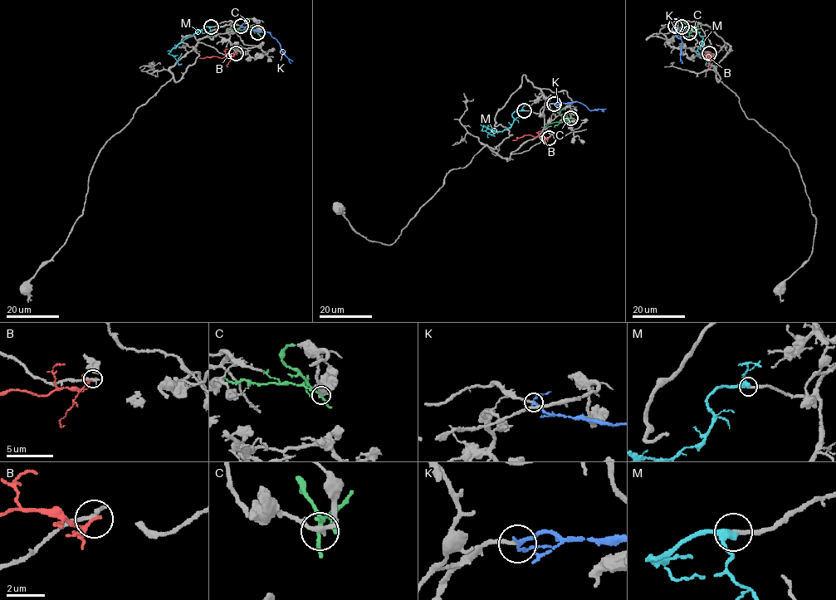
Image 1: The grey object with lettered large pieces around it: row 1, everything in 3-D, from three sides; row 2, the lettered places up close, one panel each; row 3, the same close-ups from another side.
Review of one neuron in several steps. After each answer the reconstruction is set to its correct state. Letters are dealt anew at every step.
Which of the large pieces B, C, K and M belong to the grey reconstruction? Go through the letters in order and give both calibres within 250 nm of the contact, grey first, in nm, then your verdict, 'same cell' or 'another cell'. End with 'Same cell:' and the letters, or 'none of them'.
B: calibres 280 and 140 nm; another cell
C: calibres 240 and 160 nm; another cell
K: calibres 190 and 160 nm; same cell
M: calibres 220 and 360 nm; another cell
Same cell: K

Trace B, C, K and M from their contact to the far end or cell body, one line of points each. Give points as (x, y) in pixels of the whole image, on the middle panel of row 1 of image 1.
B: (549, 137), (524, 134), (512, 140)
C: (571, 118), (541, 127)
K: (554, 104), (578, 101), (589, 110), (603, 110)
M: (524, 110), (515, 110), (511, 114), (512, 124), (501, 131), (491, 131), (484, 126), (482, 129), (495, 136)

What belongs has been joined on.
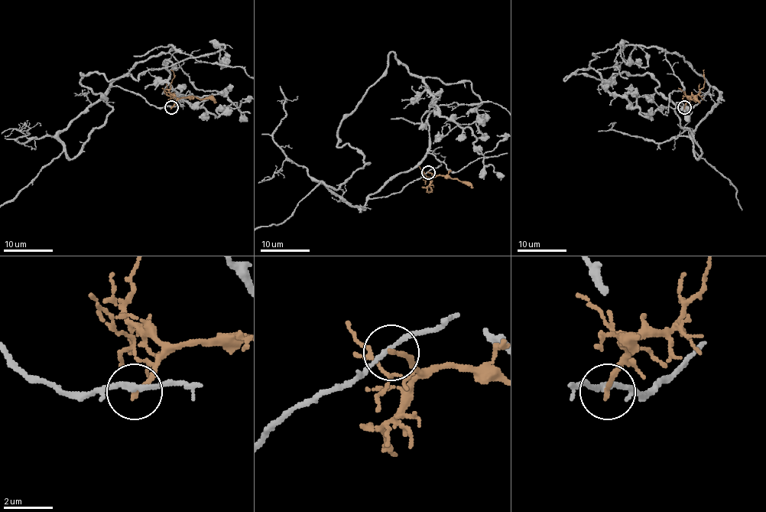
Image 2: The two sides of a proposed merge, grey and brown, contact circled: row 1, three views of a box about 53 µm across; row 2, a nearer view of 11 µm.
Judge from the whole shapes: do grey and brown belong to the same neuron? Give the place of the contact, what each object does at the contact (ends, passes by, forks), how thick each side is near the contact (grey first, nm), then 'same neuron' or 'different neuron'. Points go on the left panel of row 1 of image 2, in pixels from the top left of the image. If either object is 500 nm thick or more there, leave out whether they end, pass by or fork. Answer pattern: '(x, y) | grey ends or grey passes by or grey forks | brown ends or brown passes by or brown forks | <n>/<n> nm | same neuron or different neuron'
(171, 107) | grey passes by | brown ends | 190/220 nm | different neuron

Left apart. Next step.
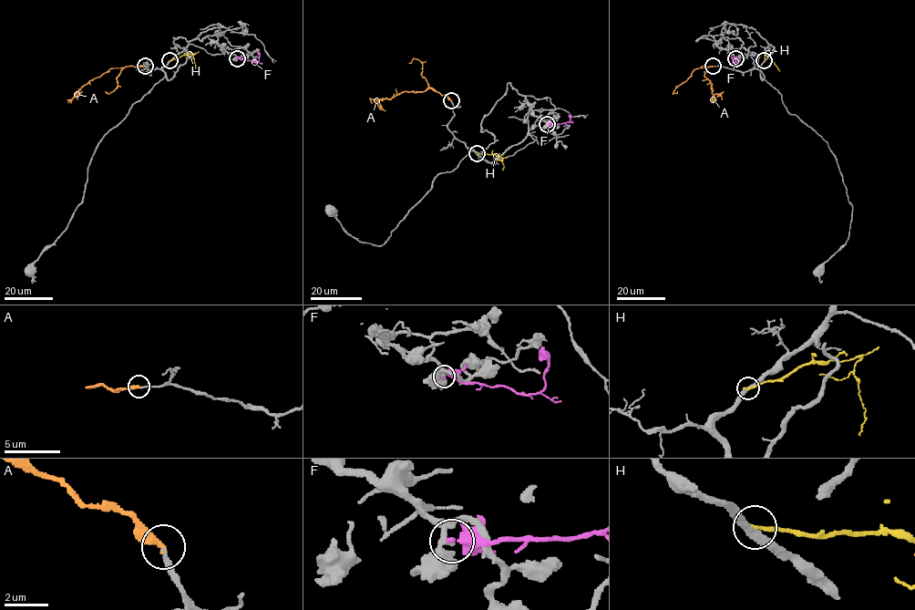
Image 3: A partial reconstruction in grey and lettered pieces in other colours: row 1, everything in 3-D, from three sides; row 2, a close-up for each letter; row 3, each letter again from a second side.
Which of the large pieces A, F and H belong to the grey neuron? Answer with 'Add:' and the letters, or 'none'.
Add: A

